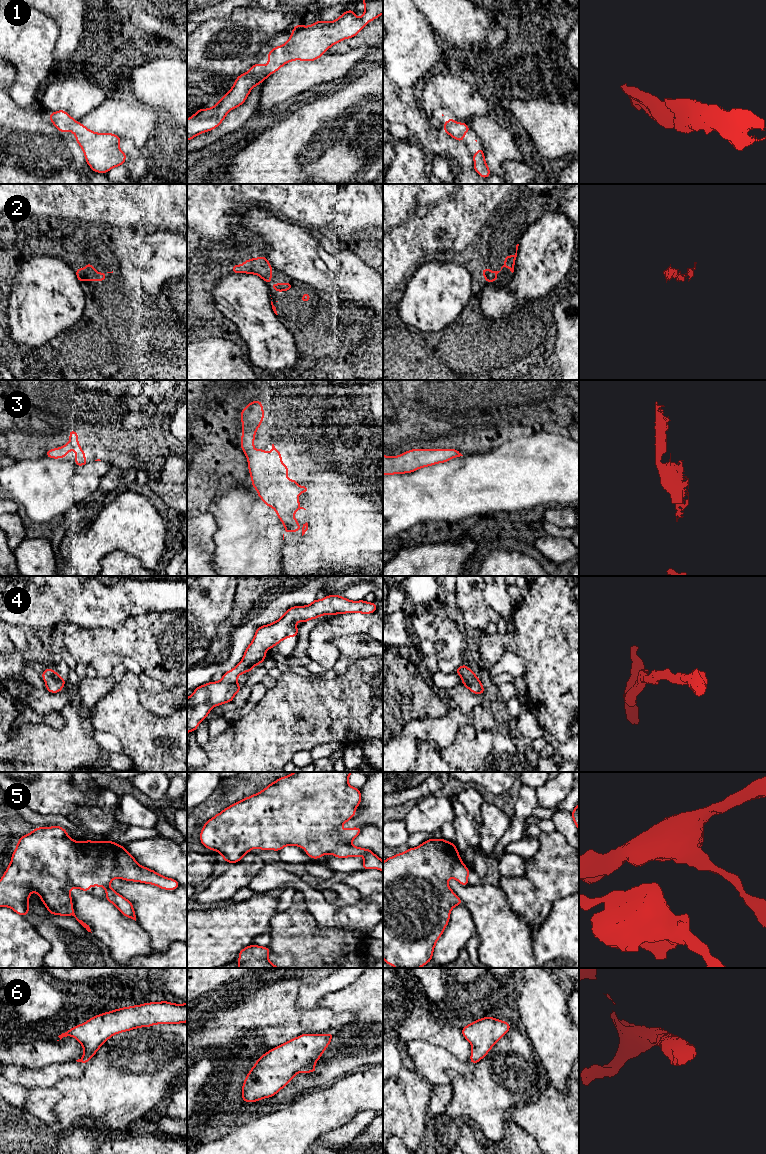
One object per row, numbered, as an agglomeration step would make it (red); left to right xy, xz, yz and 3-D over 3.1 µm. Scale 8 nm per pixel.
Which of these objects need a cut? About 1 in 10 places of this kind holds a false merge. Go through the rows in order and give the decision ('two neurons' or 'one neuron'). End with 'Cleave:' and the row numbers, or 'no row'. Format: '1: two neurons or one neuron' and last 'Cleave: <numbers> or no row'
1: one neuron
2: one neuron
3: one neuron
4: one neuron
5: one neuron
6: one neuron
Cleave: no row

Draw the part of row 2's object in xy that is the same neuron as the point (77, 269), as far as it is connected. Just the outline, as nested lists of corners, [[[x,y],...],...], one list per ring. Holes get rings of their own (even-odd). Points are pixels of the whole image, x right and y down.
[[[87,262],[86,268],[85,269],[80,269],[76,268],[76,276],[78,278],[78,281],[103,281],[106,279],[106,274],[107,273],[113,273],[112,272],[107,272],[107,273],[99,273],[94,270],[94,267]]]

